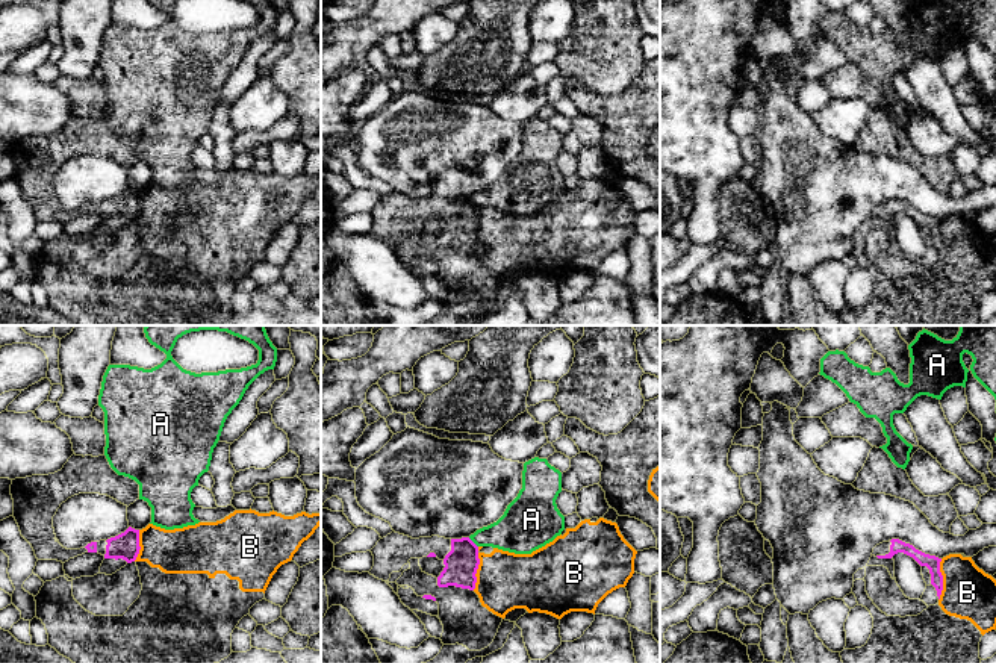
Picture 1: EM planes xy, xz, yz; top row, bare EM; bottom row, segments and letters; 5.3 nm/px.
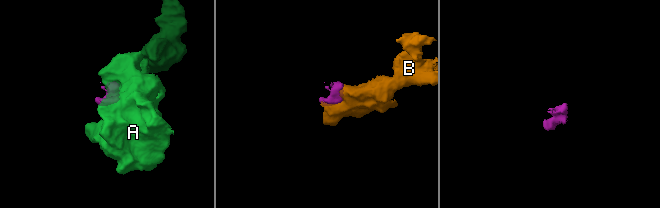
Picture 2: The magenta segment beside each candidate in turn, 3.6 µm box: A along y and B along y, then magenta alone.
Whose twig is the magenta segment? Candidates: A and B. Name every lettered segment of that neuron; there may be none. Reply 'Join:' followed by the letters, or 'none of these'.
Join: none of these

